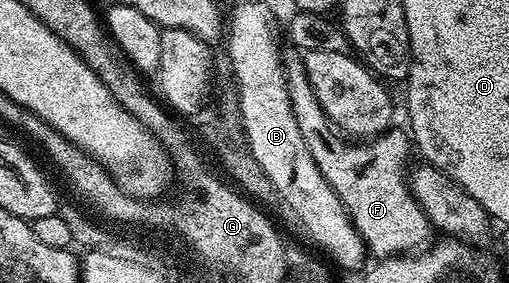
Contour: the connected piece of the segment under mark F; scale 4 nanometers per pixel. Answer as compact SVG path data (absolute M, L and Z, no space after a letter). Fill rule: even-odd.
M297 49L286 50L283 62L287 93L291 97L291 109L295 113L295 121L299 121L299 133L303 133L303 141L307 141L307 149L311 157L315 165L319 165L319 173L325 178L327 185L335 189L335 193L349 215L349 220L353 222L359 237L365 242L366 252L374 260L380 261L392 259L395 255L417 253L428 248L431 243L429 234L433 235L435 230L425 216L424 209L417 203L417 198L413 196L413 188L409 186L407 178L407 168L410 166L409 147L411 151L410 132L405 129L402 131L390 129L384 135L376 136L368 141L346 141L329 122L329 118L325 116L319 105L319 97L315 97L315 89L311 89L311 81L305 72L302 52Z

